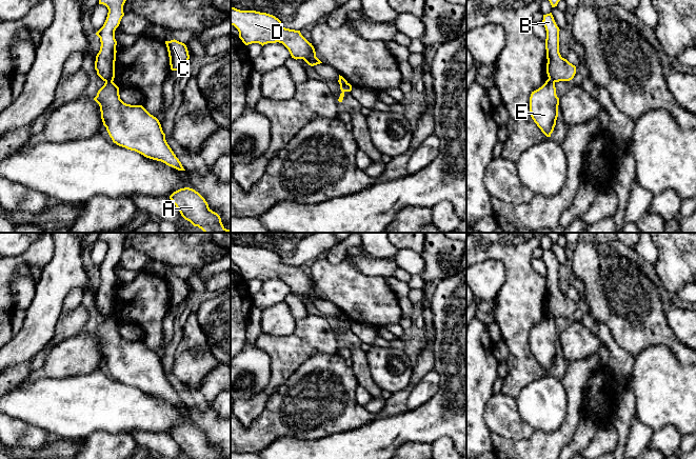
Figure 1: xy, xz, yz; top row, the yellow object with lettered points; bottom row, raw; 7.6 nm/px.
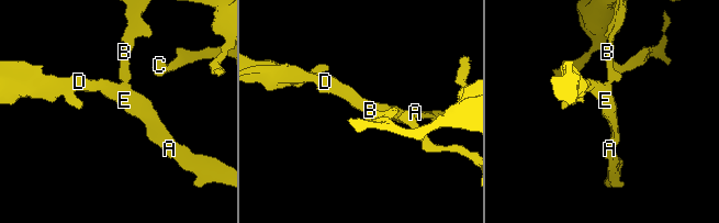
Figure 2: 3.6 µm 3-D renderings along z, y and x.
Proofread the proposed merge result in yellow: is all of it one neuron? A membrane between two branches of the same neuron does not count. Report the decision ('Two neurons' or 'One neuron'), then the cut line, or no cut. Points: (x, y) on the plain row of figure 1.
Two neurons. Split along xy (105, 316), (112, 317)

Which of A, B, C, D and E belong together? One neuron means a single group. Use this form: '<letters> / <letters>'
A D E / B C

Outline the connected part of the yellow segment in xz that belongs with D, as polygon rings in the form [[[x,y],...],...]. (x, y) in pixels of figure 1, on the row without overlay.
[[[231,243],[231,261],[239,267],[239,274],[245,281],[259,279],[282,279],[292,294],[303,295],[309,301],[322,299],[317,293],[312,279],[300,266],[285,264],[281,257],[273,251],[256,246],[240,246]]]

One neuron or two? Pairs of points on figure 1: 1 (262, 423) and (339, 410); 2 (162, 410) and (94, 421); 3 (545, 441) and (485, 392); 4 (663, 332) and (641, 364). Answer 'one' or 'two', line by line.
1: one
2: one
3: two
4: two

